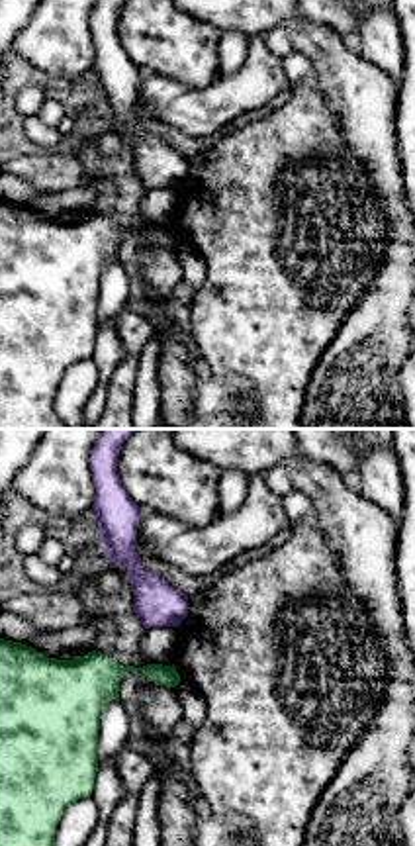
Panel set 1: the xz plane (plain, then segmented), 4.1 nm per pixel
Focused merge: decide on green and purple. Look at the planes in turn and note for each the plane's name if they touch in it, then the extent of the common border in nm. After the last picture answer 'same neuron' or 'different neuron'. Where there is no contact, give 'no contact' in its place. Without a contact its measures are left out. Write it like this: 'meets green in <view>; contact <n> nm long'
meets green in xz; contact 30 nm long

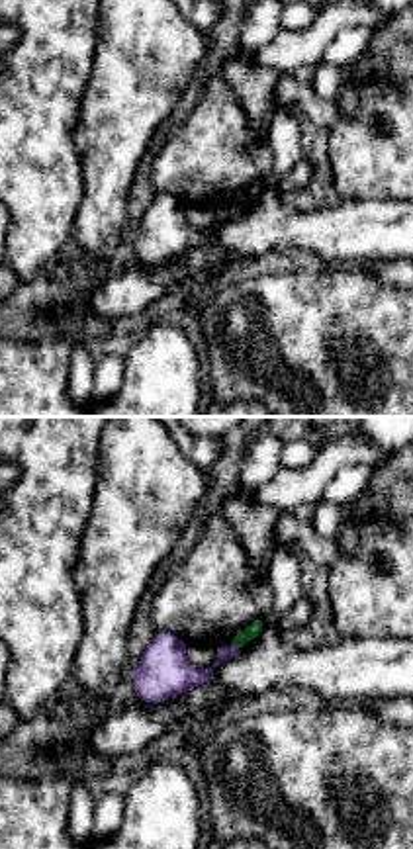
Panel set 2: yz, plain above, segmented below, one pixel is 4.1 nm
meets green in yz; contact 30 nm long

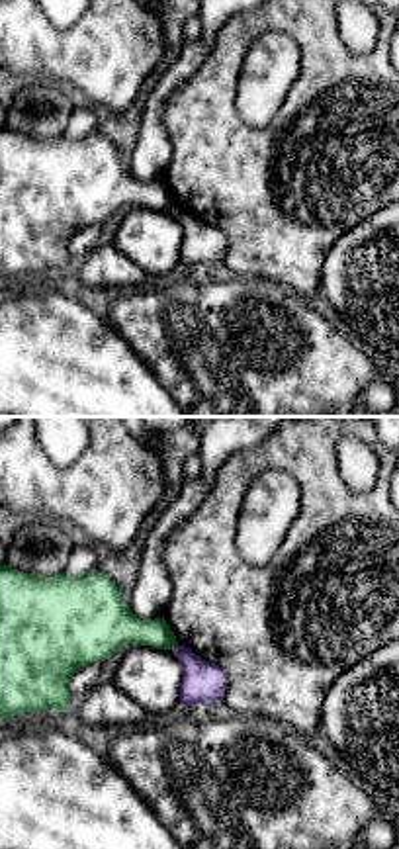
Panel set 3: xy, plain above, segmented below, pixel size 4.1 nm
meets green in xy; contact 30 nm long

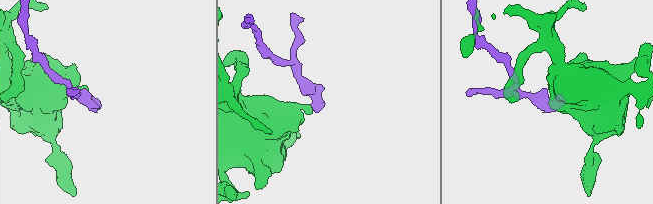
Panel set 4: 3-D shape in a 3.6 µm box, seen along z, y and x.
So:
different neuron

